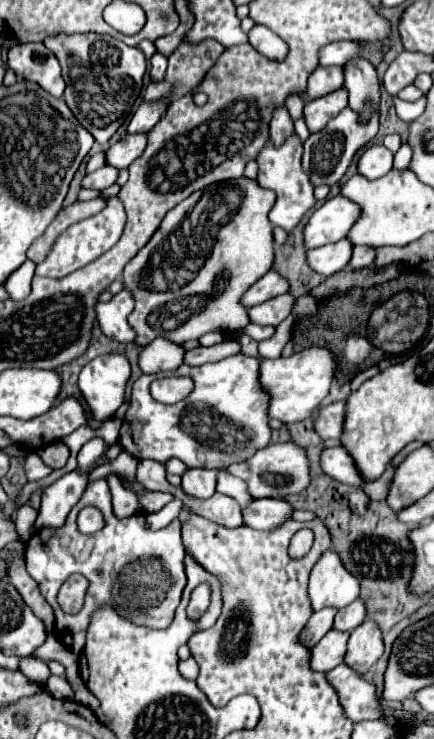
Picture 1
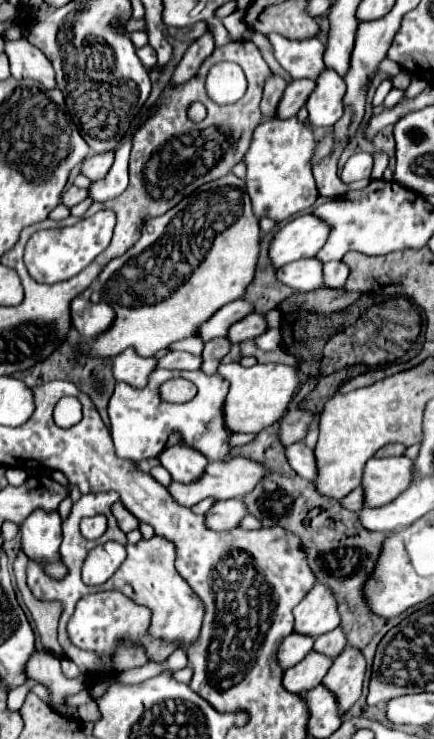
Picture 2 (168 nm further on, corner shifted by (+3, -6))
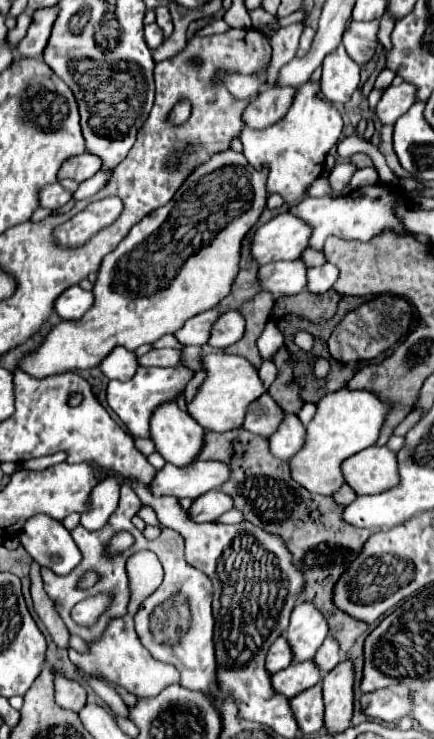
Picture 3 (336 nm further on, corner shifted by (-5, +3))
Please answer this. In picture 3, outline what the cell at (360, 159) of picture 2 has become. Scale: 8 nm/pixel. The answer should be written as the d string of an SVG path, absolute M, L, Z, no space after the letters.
M350 162L348 164L338 164L332 170L332 174L330 174L330 186L332 186L332 190L338 194L342 188L346 188L356 170L358 170L356 164L350 164Z

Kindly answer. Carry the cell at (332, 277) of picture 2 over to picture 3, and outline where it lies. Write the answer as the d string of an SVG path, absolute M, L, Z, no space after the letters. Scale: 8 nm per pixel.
M330 262L308 270L308 290L314 294L328 292L336 280L338 280L338 270Z

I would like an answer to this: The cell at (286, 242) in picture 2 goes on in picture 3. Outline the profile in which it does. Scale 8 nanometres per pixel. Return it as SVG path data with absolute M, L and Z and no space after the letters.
M290 212L278 214L256 230L252 238L252 256L258 264L300 258L308 248L310 236L312 230L304 220Z

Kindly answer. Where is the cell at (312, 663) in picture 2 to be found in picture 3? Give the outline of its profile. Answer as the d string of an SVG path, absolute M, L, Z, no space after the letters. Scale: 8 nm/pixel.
M304 660L302 664L290 664L290 668L284 668L276 674L272 674L272 686L276 692L292 698L306 688L312 688L322 680L322 672L316 668L314 660Z

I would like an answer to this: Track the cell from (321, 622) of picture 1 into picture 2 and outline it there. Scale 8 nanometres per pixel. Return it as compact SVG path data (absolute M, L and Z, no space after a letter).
M288 635L280 647L278 647L278 653L276 653L276 659L278 659L278 665L286 671L290 667L294 667L298 661L302 661L310 651L312 651L312 645L314 641L310 637L304 637L304 635Z

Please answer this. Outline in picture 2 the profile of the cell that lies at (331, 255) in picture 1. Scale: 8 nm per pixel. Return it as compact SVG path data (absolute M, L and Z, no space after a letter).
M300 259L292 261L280 269L276 269L276 279L300 293L314 291L322 285L322 263L312 259Z

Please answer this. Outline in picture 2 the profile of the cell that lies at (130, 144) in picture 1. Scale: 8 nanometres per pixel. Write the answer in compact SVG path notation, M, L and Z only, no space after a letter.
M114 153L90 155L88 159L84 159L84 163L80 167L80 173L86 175L90 181L98 181L108 173L108 169L112 167L112 161L114 161Z

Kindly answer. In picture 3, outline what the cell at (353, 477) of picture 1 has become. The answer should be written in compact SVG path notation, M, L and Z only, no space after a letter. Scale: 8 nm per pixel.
M286 414L284 422L270 436L270 452L280 460L290 460L304 446L304 424L296 414Z

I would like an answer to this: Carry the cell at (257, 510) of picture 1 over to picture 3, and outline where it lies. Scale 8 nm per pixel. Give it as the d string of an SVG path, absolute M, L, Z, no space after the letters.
M214 490L214 492L206 492L198 500L194 500L194 504L190 508L190 516L196 522L216 522L224 512L228 512L232 508L234 508L232 498L220 490Z

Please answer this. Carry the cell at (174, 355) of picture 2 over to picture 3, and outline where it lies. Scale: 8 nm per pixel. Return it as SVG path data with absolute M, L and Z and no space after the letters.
M162 348L162 350L150 350L148 354L140 356L140 366L176 366L182 360L182 350L174 348Z

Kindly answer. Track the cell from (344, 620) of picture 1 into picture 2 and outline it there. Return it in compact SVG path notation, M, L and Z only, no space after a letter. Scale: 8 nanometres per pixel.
M336 627L332 633L326 633L324 637L318 637L314 641L314 651L316 653L322 653L330 659L336 659L342 651L344 651L344 633L340 627Z

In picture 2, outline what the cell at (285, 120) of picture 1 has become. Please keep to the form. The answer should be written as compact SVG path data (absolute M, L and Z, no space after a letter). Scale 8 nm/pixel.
M272 73L272 75L266 79L266 83L264 83L264 95L262 95L262 113L264 113L266 119L272 119L272 117L274 117L276 105L278 105L278 101L280 101L286 85L288 85L288 83L286 83L280 75L276 75L276 73Z

